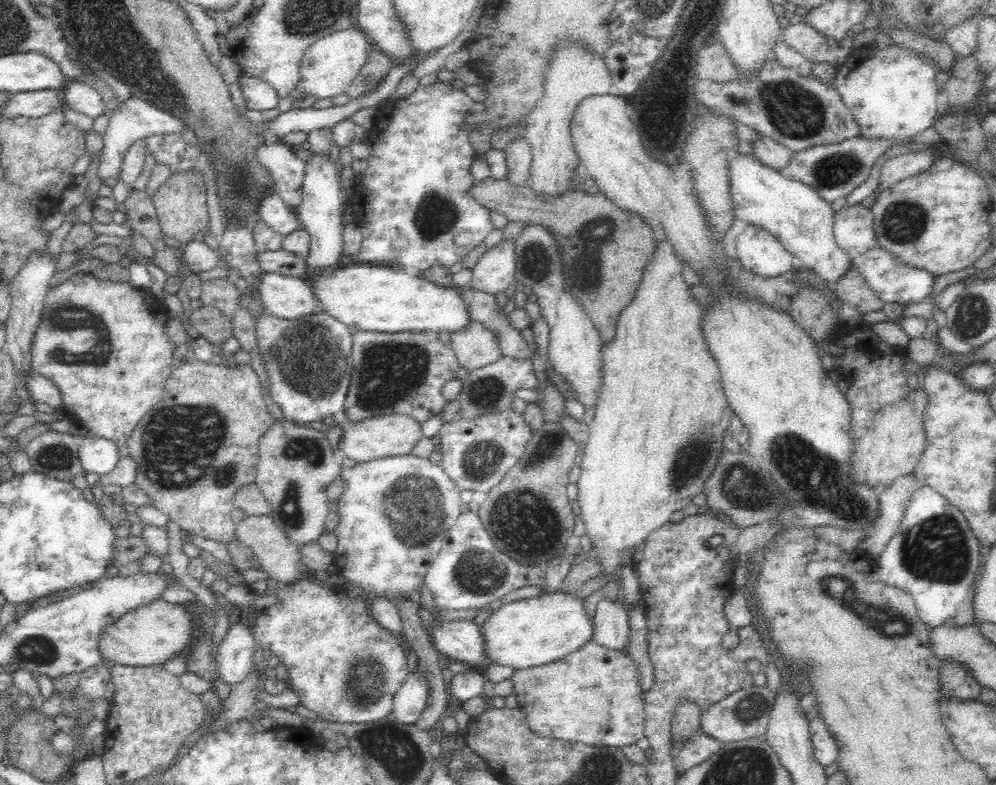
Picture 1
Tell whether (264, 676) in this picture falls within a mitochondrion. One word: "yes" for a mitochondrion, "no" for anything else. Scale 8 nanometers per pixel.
no

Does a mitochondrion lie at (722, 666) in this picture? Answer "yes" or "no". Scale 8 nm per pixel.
no

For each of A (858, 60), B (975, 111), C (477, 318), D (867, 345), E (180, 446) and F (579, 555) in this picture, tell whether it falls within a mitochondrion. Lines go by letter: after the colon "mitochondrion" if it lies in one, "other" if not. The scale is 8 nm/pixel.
A: other
B: other
C: other
D: other
E: mitochondrion
F: other

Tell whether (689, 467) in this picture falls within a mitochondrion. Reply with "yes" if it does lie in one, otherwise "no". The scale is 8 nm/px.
yes

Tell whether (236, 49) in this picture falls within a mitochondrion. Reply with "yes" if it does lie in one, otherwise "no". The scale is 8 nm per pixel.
no

